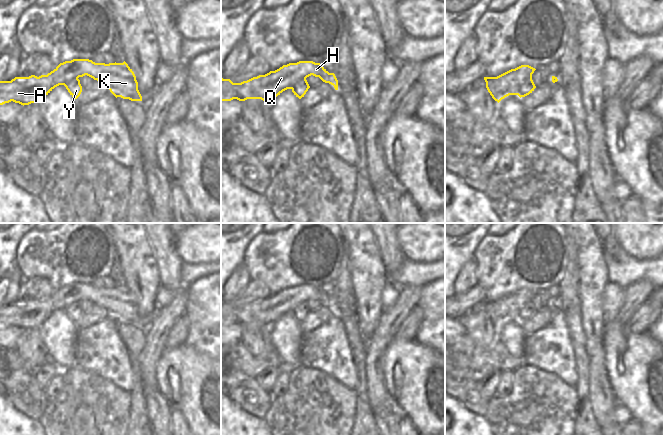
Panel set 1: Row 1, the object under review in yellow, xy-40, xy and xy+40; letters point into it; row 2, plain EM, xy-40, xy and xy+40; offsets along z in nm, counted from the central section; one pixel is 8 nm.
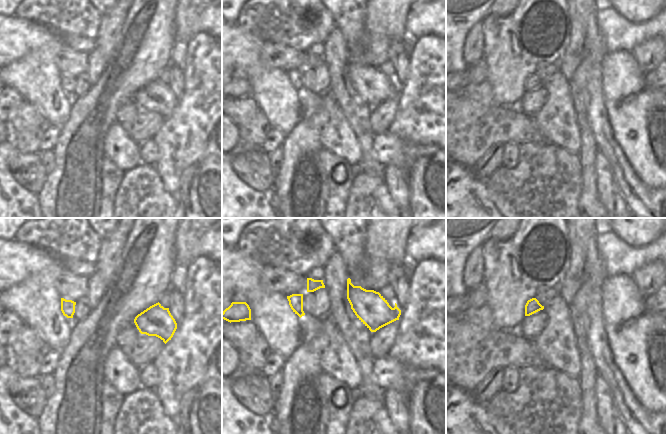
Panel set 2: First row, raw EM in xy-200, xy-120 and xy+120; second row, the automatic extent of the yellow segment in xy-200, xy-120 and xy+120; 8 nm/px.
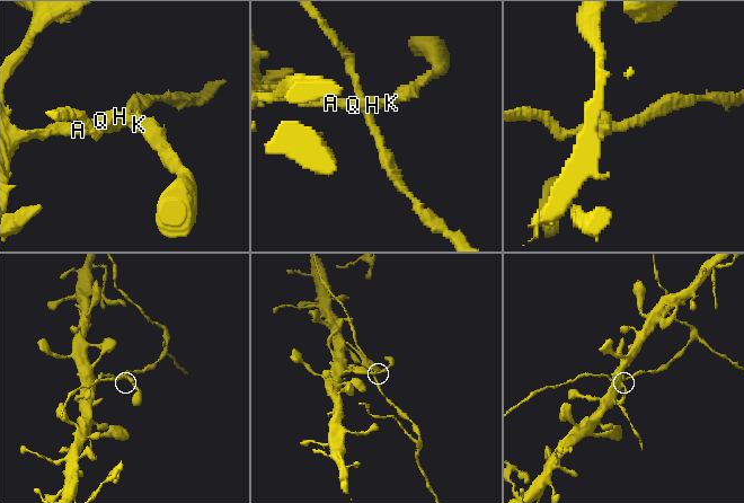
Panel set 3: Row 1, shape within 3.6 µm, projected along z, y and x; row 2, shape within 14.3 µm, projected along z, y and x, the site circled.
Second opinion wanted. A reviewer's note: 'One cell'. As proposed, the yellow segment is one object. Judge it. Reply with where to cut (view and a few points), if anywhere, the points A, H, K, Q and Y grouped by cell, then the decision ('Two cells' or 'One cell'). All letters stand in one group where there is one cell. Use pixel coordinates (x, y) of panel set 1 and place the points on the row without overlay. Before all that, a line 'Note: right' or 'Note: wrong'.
Note: wrong
Split along xy+40 (531, 300), (518, 312), (517, 318). Groups: A H K Q / Y. Two cells

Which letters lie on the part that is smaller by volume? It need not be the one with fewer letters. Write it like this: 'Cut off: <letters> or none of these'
Cut off: Y

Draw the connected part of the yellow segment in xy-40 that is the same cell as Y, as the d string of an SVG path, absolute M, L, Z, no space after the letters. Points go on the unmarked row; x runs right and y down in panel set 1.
M73 303L66 307L64 310L66 311L70 319L75 323L77 323L82 316L82 310L79 303Z

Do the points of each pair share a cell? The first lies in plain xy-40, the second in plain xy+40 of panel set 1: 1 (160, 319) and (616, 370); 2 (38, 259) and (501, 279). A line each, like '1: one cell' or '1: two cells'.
1: two cells
2: one cell

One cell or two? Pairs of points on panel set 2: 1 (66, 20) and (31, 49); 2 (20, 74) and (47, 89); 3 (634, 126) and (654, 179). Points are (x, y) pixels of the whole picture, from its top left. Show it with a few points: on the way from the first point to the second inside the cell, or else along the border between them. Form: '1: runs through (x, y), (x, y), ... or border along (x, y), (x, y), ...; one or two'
1: border along (31, 21), (41, 24), (64, 37), (75, 36); two
2: runs through (27, 74), (32, 74), (40, 82); one
3: runs through (647, 139), (649, 153), (652, 156), (654, 166); one

